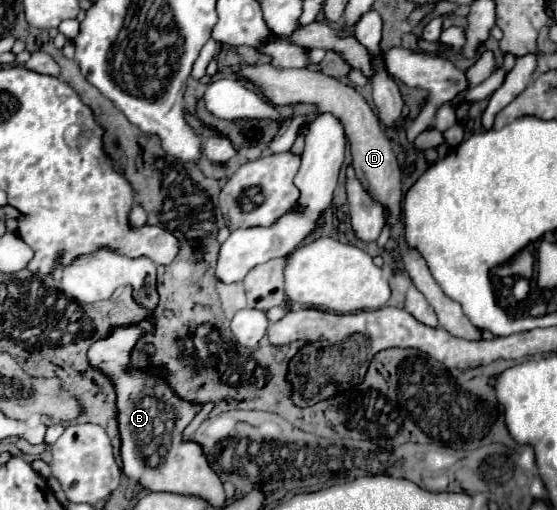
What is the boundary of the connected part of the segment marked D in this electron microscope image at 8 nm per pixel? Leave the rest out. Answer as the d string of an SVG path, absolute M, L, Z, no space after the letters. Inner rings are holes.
M262 64L258 68L254 66L242 66L242 76L252 80L254 84L260 86L260 92L268 96L276 106L286 106L286 104L312 104L318 108L318 112L330 112L336 116L346 132L346 138L350 142L352 158L354 158L354 170L360 178L360 182L370 190L374 200L378 200L382 206L390 210L390 228L392 236L400 236L402 240L402 224L398 222L398 212L400 212L400 200L402 200L402 190L400 190L400 166L396 162L396 148L392 140L384 134L378 116L374 110L368 106L368 102L358 94L352 86L326 76L318 70L308 70L308 68L290 68L290 70L278 70L270 64Z

